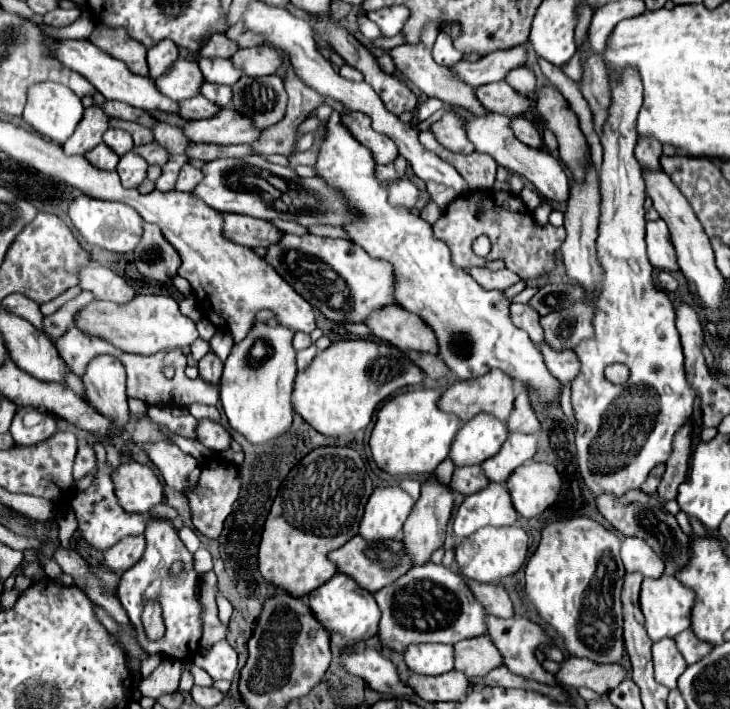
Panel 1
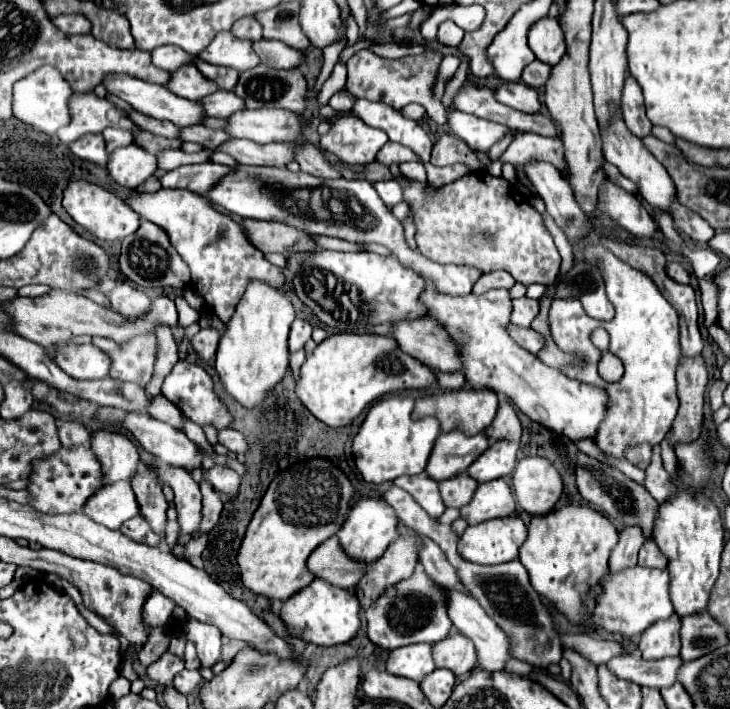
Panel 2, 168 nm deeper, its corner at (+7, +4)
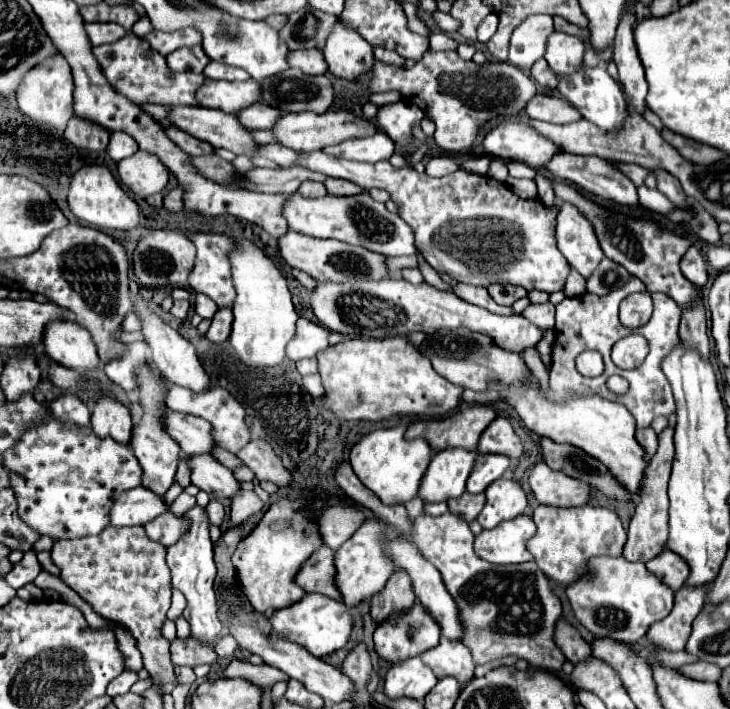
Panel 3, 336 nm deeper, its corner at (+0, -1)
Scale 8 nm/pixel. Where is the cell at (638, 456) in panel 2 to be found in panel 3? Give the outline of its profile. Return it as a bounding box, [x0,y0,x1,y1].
[635,429,657,461]

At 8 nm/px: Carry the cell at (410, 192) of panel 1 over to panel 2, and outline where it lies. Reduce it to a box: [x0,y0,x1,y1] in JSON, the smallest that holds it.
[374,180,402,206]

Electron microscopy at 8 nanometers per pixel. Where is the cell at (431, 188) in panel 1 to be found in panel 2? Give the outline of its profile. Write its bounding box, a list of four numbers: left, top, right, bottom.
[400,162,426,182]

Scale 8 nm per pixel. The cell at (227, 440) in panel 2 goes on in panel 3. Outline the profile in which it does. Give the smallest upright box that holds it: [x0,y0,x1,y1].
[235,441,291,487]

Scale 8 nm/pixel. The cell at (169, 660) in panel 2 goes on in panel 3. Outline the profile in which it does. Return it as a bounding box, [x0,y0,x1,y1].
[171,637,217,667]

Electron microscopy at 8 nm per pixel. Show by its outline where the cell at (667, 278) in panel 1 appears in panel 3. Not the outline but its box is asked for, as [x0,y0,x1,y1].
[681,247,709,287]

